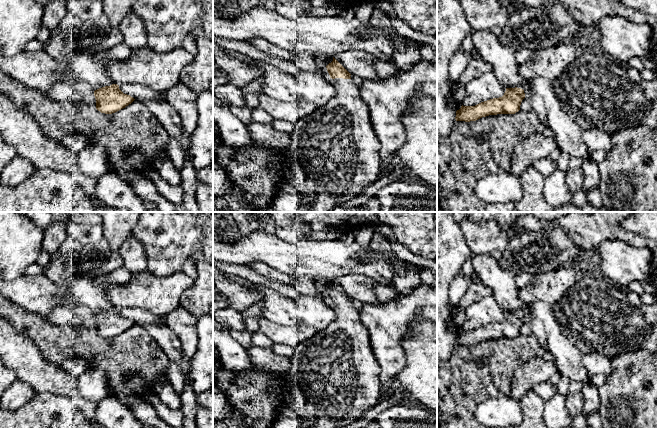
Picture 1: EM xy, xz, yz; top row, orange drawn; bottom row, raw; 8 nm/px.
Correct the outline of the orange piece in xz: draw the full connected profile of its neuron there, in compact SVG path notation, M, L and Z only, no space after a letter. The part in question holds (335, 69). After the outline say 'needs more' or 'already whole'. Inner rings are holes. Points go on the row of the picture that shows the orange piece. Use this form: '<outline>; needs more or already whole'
M334 57L326 68L336 95L312 114L298 120L289 144L306 179L314 184L316 198L312 202L312 212L329 212L361 194L383 174L380 144L358 86Z; needs more

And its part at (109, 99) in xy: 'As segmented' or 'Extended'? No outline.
As segmented

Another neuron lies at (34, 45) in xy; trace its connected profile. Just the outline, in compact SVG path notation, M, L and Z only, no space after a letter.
M33 39L29 43L26 44L25 50L29 52L35 52L39 50L44 50L45 44L38 41L37 39Z

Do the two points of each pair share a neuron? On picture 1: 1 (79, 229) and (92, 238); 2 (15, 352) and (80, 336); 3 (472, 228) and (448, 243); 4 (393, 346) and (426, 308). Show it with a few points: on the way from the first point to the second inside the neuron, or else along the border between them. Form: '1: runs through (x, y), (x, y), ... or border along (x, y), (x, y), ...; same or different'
1: runs through (82, 233), (88, 238); same
2: border along (18, 332), (26, 335), (41, 355), (52, 364); different
3: border along (459, 224), (472, 254); different
4: runs through (393, 334), (414, 311); same

